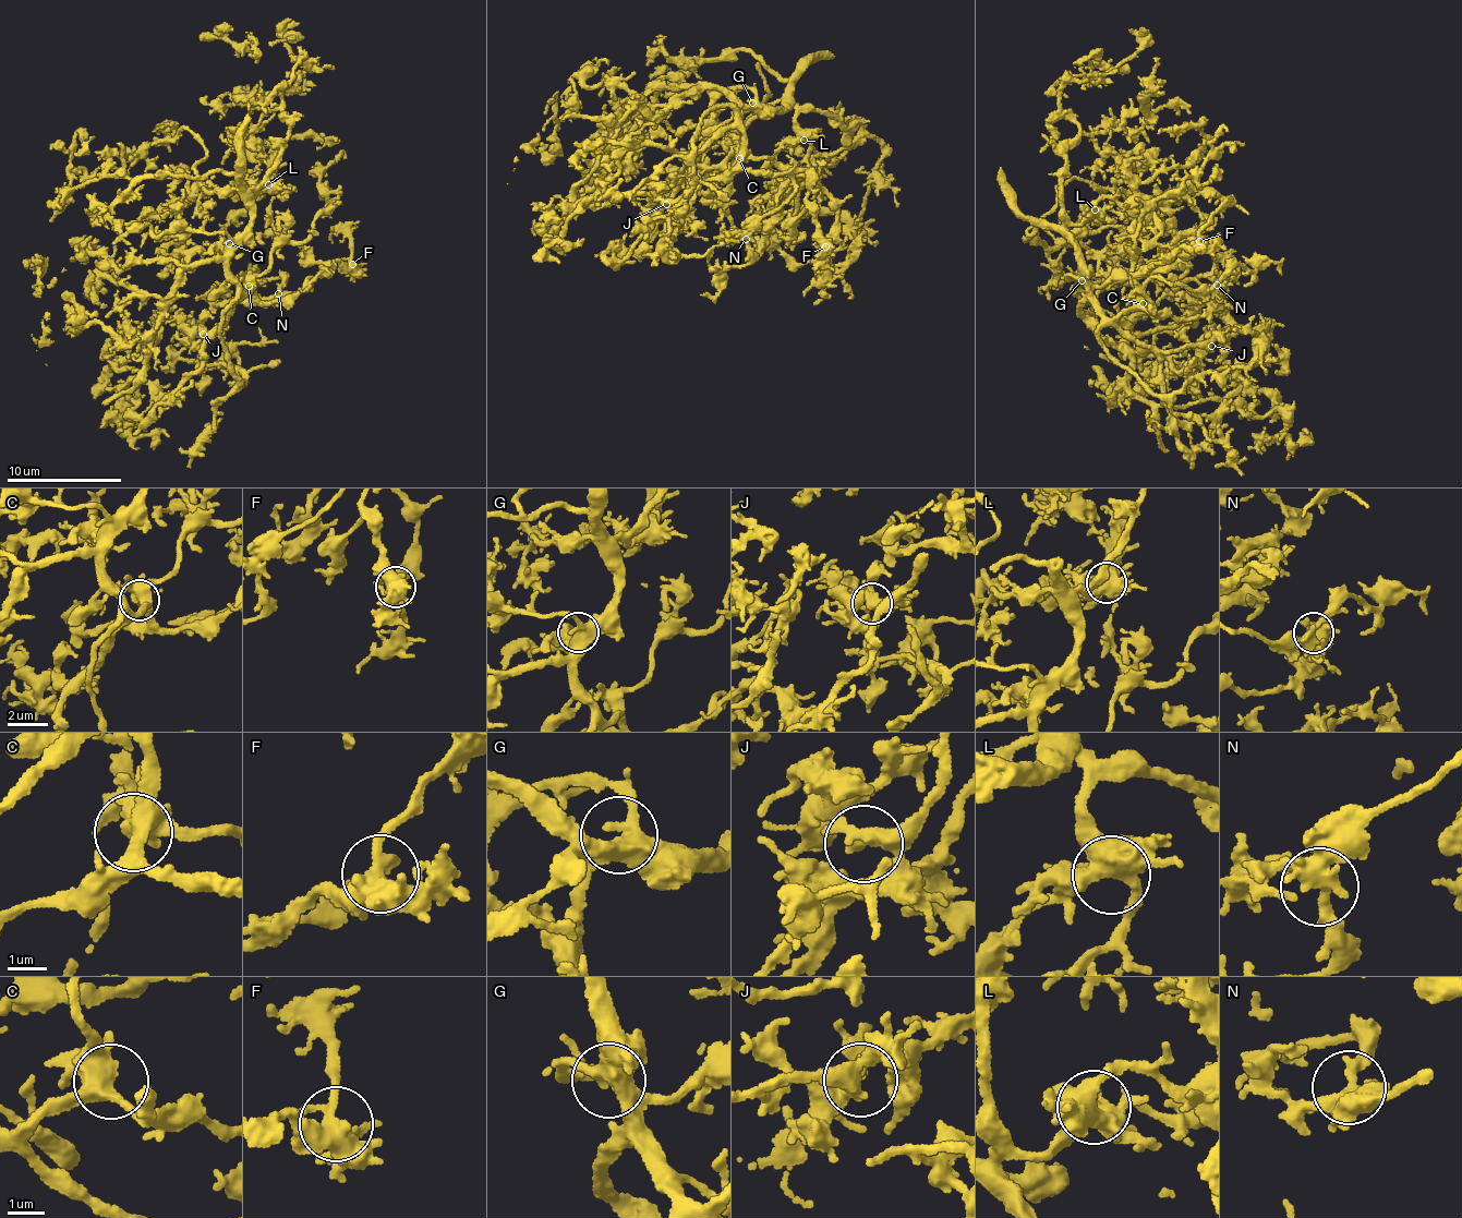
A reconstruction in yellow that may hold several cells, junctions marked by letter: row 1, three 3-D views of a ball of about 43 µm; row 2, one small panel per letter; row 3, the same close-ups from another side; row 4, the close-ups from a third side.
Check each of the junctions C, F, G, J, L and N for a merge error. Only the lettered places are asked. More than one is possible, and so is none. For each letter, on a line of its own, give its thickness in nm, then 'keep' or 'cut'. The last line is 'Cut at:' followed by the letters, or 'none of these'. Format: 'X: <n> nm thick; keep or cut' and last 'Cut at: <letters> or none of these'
C: 460 nm thick; keep
F: 440 nm thick; keep
G: 460 nm thick; keep
J: 320 nm thick; keep
L: 480 nm thick; keep
N: 360 nm thick; keep
Cut at: none of these

